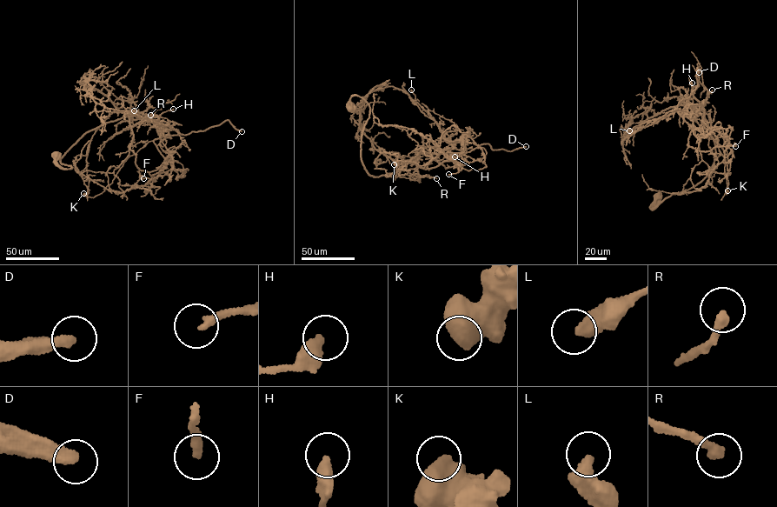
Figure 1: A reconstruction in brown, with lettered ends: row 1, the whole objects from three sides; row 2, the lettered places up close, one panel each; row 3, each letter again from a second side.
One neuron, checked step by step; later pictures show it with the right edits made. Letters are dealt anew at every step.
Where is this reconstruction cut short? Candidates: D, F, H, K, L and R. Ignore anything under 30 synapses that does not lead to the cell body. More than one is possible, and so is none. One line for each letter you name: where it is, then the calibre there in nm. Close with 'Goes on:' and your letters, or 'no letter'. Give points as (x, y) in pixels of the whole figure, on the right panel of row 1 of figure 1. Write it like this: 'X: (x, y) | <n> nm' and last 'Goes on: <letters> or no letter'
D: (699, 72) | 400 nm
R: (712, 90) | 320 nm
Goes on: D, R

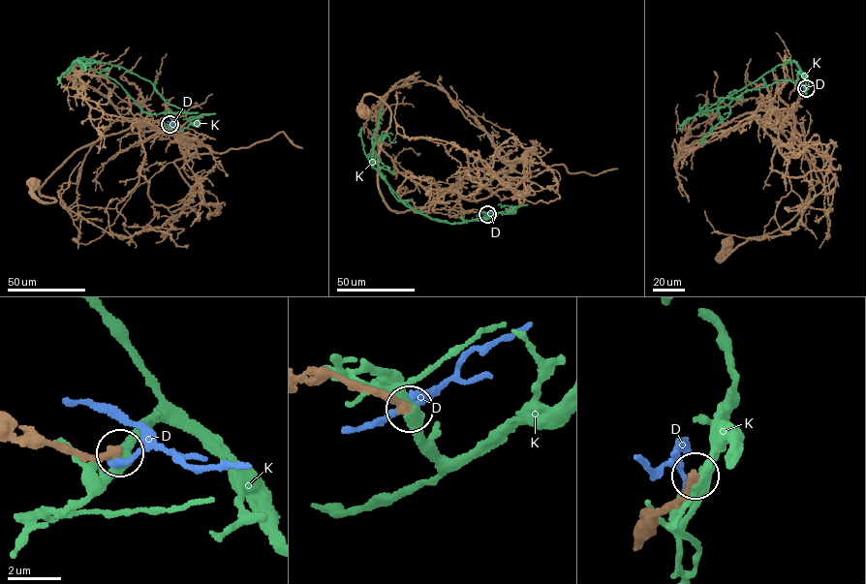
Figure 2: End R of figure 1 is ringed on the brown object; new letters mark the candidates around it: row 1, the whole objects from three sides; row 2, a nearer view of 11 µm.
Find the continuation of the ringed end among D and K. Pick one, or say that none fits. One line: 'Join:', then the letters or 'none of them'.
Join: none of them

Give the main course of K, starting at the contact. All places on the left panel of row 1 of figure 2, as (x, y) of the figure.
K: (170, 124), (171, 120), (166, 112), (143, 111), (115, 80), (88, 64), (75, 60), (82, 63), (84, 72)

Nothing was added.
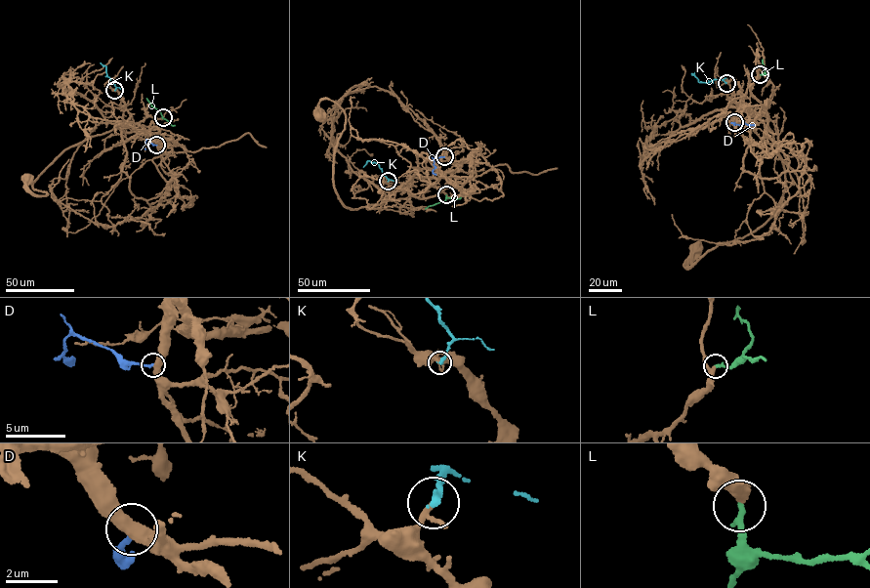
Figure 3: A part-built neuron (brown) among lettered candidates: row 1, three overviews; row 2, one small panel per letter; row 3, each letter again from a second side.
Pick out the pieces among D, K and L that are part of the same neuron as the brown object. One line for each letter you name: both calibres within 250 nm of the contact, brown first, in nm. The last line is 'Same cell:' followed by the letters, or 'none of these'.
K: 190 nm thick on the brown side, 280 nm on the other
L: 360 nm thick on the brown side, 260 nm on the other
Same cell: K, L

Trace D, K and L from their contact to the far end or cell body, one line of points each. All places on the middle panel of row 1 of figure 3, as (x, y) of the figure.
D: (444, 156), (434, 160), (433, 172), (435, 174)
K: (388, 181), (378, 164), (369, 160), (363, 167)
L: (446, 195), (443, 201), (425, 208)

